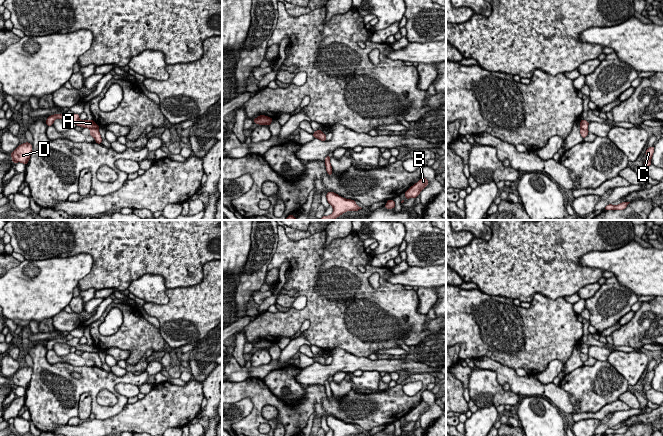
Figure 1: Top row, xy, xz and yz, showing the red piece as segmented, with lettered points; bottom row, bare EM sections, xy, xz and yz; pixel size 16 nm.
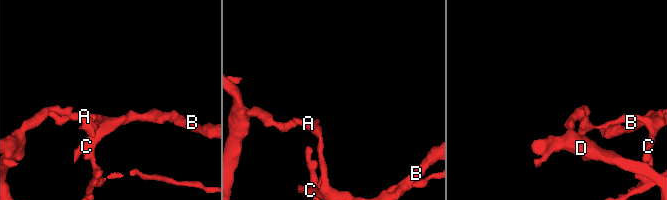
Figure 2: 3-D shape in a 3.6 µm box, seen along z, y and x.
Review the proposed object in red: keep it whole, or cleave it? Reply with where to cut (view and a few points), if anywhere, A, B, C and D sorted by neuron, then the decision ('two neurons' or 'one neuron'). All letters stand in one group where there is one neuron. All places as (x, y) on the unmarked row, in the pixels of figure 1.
cut xy (91, 352), (97, 353); groups A D / B C; two neurons

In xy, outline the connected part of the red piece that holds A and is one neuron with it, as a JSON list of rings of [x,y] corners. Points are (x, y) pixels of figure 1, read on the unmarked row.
[[[66,337],[63,338],[54,338],[51,340],[48,340],[46,344],[47,350],[52,350],[55,343],[65,343],[68,344],[71,347],[75,347],[76,350],[89,352],[89,353],[98,353],[99,349],[97,349],[94,344],[80,344],[79,338],[74,337],[71,340],[67,340]]]

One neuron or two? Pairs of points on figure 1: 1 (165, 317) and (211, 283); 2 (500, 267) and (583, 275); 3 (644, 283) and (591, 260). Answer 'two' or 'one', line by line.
1: one
2: one
3: one

